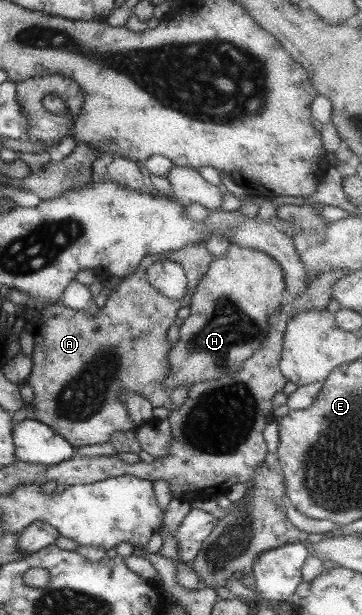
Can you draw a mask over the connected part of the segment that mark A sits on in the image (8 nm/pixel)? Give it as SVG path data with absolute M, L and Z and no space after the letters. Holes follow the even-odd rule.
M205 241L193 242L177 251L161 252L143 257L131 275L119 279L117 284L108 292L108 299L103 308L99 308L94 316L88 311L74 311L55 301L49 307L45 307L39 313L39 321L35 323L35 333L41 341L35 341L32 357L33 368L27 377L27 384L31 386L33 393L32 420L43 423L55 431L59 437L63 437L74 449L82 446L93 447L97 444L108 443L110 436L115 432L134 429L134 423L129 419L126 407L120 399L120 391L127 388L135 395L143 396L152 407L165 407L170 409L168 392L162 389L163 379L169 375L167 352L171 344L167 342L167 331L173 324L177 310L189 307L191 297L205 275L214 256L207 252ZM169 260L178 263L186 277L185 296L179 300L167 299L159 295L157 290L151 287L146 278L146 269L155 262Z

